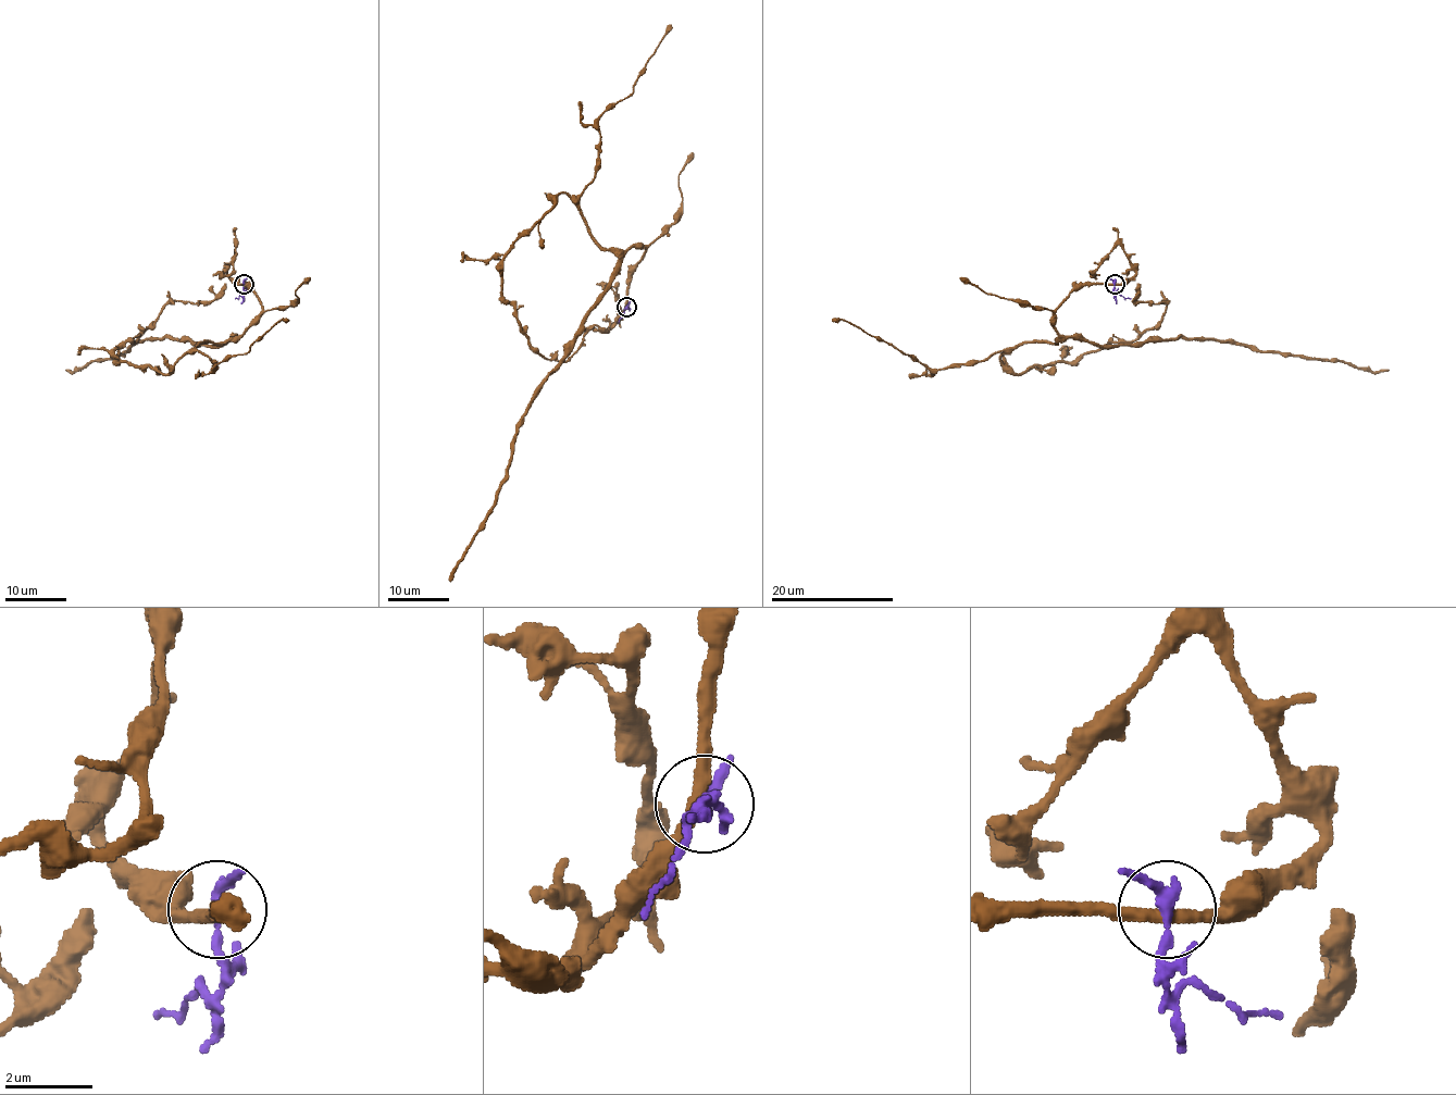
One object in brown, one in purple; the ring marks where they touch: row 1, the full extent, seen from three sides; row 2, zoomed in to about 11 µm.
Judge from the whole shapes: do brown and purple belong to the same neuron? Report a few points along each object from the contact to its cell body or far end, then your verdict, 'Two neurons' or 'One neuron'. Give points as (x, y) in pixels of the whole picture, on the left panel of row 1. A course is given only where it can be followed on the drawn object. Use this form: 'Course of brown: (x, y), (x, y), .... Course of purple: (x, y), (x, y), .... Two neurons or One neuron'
Course of brown: (243, 283), (261, 311), (239, 335), (196, 346), (168, 373), (120, 363), (170, 303), (211, 300), (226, 283). Course of purple: (243, 283), (245, 294), (235, 298). Two neurons

